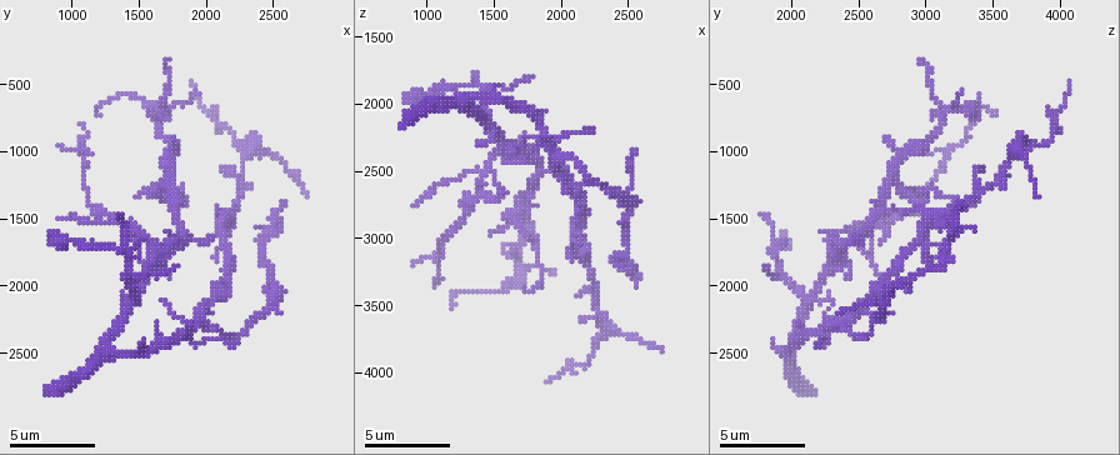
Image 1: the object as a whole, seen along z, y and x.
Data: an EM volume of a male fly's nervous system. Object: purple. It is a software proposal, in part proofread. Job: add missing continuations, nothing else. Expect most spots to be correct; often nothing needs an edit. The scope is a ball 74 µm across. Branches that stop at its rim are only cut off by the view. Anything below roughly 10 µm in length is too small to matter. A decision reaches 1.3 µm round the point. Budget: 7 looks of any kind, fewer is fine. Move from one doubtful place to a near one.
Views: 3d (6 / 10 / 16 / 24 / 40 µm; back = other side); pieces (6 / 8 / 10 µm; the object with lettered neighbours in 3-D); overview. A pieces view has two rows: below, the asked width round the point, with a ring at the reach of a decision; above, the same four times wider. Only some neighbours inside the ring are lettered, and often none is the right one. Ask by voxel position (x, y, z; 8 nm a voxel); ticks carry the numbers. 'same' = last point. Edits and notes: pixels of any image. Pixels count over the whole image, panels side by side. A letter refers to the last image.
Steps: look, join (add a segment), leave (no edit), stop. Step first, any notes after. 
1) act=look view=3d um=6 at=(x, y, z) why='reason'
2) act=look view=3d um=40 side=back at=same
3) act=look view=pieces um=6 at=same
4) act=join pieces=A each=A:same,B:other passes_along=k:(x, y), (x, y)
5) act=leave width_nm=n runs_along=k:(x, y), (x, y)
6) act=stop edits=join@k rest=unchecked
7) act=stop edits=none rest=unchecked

act=look view=pieces um=10 at=(2040, 1660, 2480) why='free end'

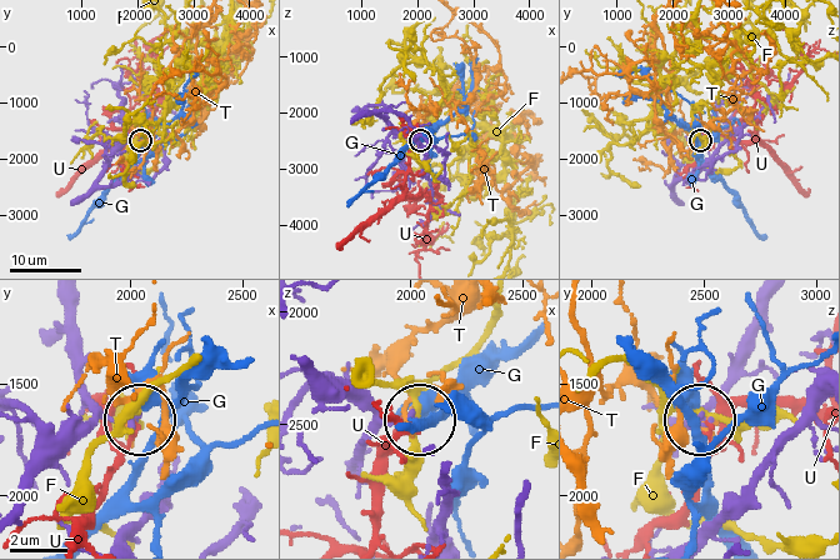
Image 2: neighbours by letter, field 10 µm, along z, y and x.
act=leave each=F:other,G:other,T:other,U:other found='no lettered segment goes on from it'

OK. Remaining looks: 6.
act=look view=pieces um=8 at=(2560, 1400, 3260) why='an open end'

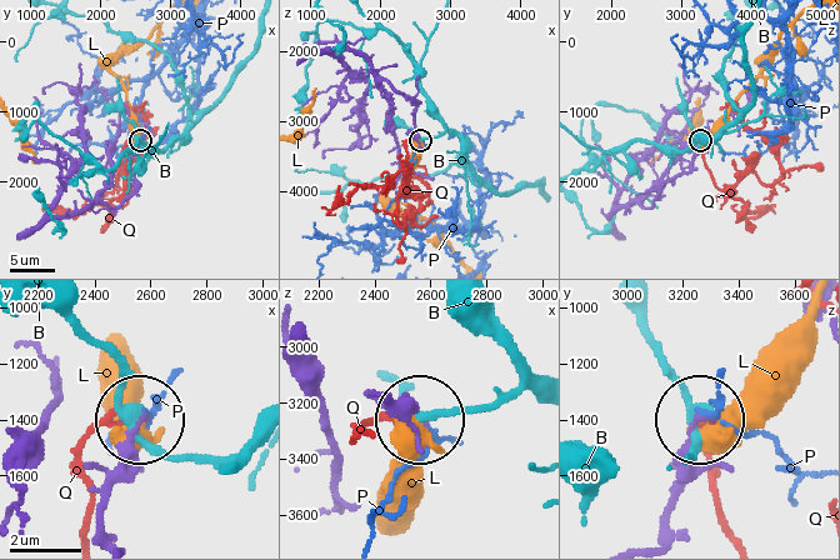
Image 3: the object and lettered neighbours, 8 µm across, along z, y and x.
act=leave width_nm=150 each=B:other,L:other,P:other,Q:other runs_along=3:(664, 538), (684, 448), (699, 424) found='none of them fits'

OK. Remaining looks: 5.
act=look view=3d um=10 at=(1180, 740, 3520) why='long arm stops here'

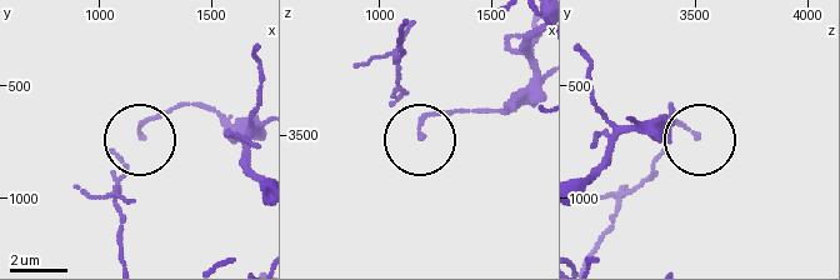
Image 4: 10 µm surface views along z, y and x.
act=look view=pieces um=10 at=(1190, 720, 3500)

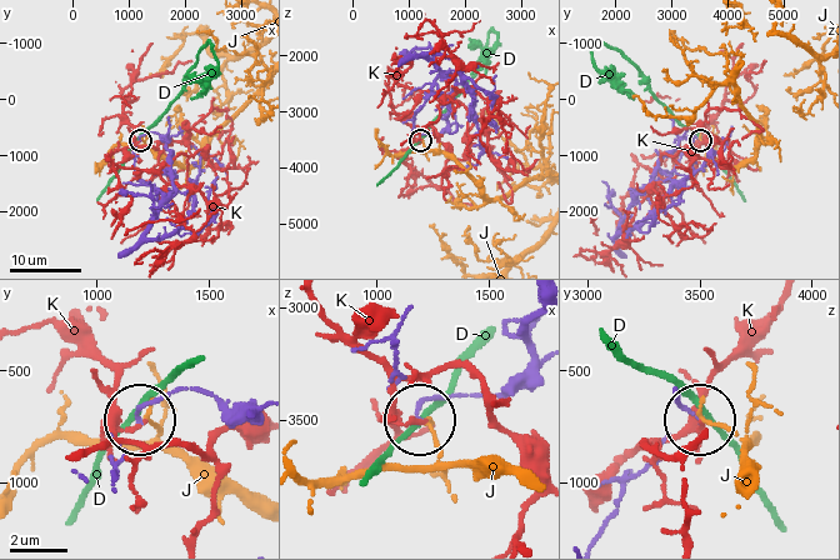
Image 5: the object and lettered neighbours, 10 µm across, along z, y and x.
act=leave each=D:other,J:other,K:other runs_along=5:(538, 304), (524, 368), (504, 389), (440, 396), (418, 416) found='none of them fits'

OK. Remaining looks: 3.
act=look view=pieces um=8 at=(1900, 520, 4060)

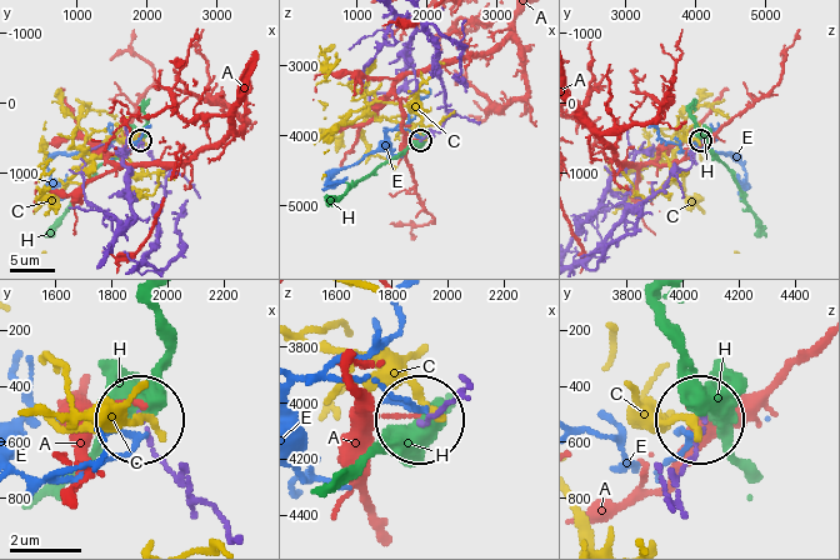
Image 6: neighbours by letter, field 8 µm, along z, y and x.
act=leave each=A:other,C:other,E:other,H:other runs_along=6:(666, 496), (703, 419) found='no lettered segment goes on from it'

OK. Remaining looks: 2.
act=stop edits=none rest=unchecked

